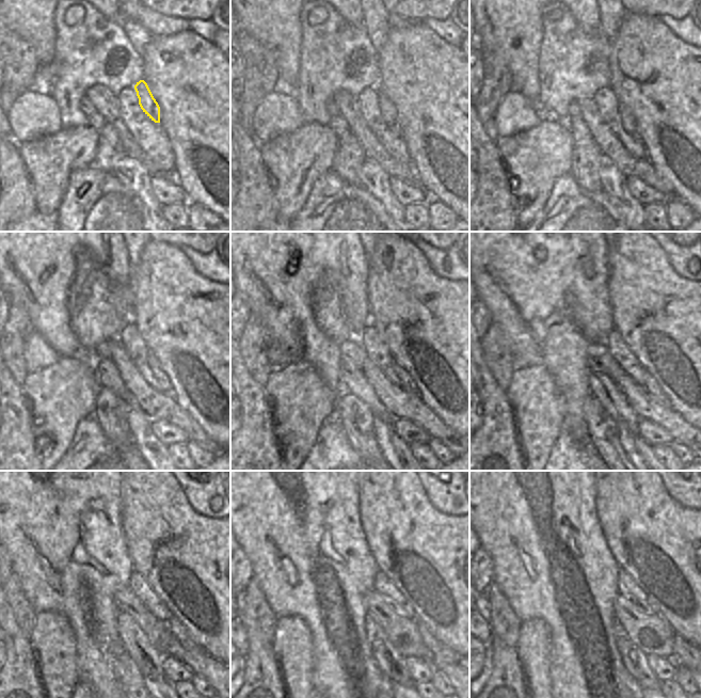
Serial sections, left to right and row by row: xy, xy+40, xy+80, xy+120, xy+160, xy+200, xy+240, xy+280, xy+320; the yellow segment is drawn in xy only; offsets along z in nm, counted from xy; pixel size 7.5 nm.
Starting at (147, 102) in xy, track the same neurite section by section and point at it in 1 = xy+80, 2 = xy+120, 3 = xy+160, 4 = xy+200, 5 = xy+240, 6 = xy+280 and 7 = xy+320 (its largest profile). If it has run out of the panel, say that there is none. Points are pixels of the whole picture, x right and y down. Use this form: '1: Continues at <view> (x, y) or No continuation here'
1: Continues at xy+80 (627, 117)
2: Continues at xy+120 (152, 361)
3: Continues at xy+160 (404, 381)
4: Continues at xy+200 (646, 380)
5: Continues at xy+240 (173, 624)
6: Continues at xy+280 (440, 653)
7: Continues at xy+320 (684, 653).

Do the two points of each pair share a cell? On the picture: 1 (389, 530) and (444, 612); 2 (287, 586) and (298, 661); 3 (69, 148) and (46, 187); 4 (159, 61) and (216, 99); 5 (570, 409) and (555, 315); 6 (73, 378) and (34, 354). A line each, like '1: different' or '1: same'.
1: same
2: different
3: same
4: same
5: same
6: different

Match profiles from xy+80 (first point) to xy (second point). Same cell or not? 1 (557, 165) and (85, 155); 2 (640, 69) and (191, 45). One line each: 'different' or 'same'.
1: same
2: same

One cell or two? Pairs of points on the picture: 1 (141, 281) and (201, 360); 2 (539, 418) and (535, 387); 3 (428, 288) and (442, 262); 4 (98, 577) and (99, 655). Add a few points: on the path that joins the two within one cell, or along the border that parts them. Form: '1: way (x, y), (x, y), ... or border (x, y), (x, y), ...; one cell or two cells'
1: way (160, 300), (201, 340); one cell
2: way (538, 411), (535, 395); one cell
3: border (421, 252), (429, 266), (439, 275), (458, 281); two cells
4: way (98, 597), (98, 616), (105, 622), (105, 636); one cell

